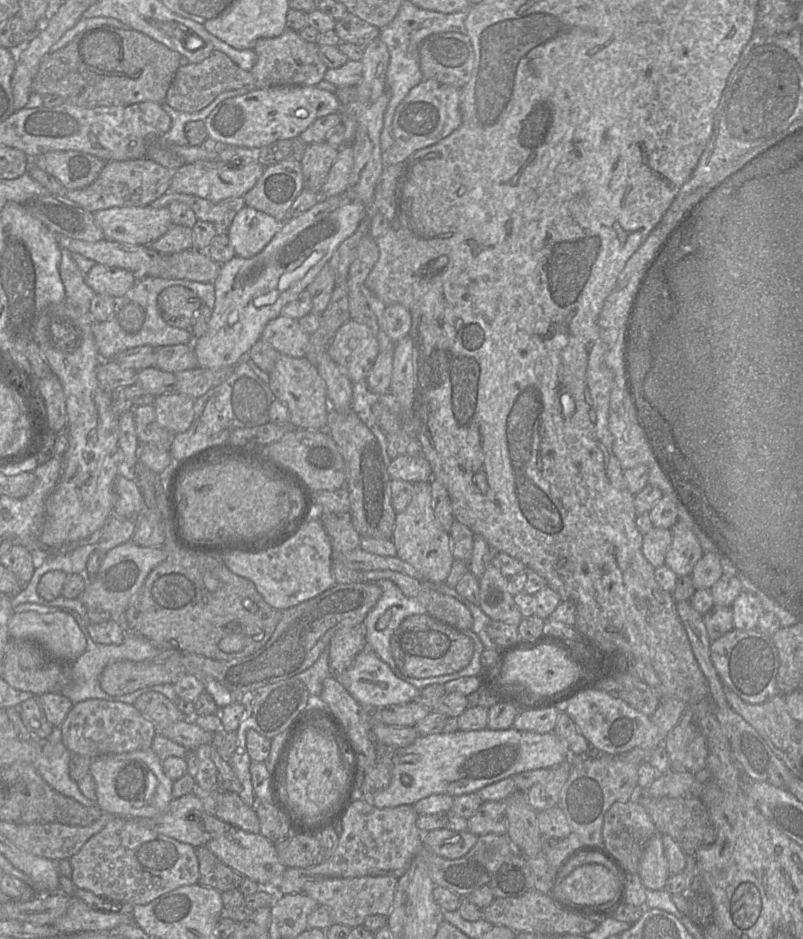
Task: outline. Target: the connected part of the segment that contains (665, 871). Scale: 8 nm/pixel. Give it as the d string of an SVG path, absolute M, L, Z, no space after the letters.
M656 832L649 840L638 869L641 881L648 890L663 890L669 878L669 865L661 835Z

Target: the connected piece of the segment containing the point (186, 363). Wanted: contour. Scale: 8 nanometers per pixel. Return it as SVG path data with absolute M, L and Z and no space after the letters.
M176 344L156 349L155 367L176 373L198 367L192 344Z

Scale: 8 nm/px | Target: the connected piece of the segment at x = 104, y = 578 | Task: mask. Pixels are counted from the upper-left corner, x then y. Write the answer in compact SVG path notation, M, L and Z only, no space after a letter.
M128 541L111 549L97 574L87 580L87 586L80 599L87 608L101 609L110 614L125 614L129 602L143 586L149 573L167 557L164 546L142 547Z

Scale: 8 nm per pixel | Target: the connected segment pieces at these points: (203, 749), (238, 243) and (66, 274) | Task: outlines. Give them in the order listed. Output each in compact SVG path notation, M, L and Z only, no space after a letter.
M202 744L195 749L198 762L195 783L205 791L240 792L238 779L230 761L225 761L212 744Z
M245 205L233 218L227 236L236 255L251 258L265 248L281 224L272 216Z
M61 248L59 273L65 288L66 303L89 311L96 293L87 285L85 275L73 259L73 253L66 248Z

